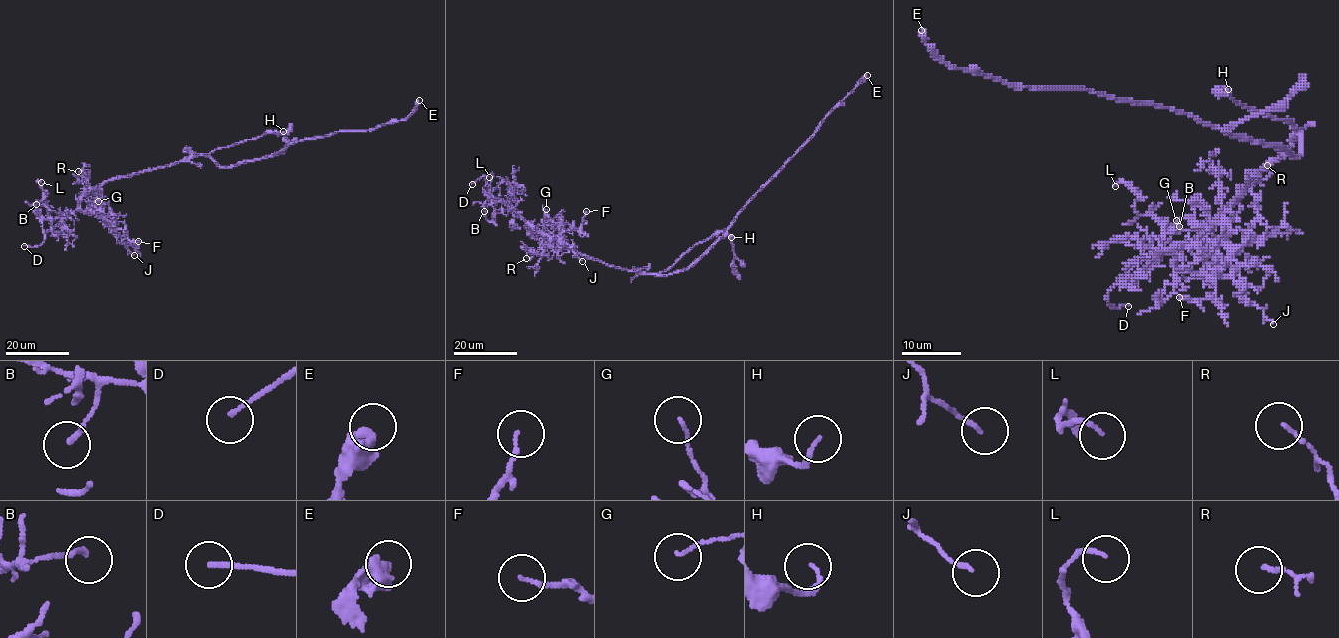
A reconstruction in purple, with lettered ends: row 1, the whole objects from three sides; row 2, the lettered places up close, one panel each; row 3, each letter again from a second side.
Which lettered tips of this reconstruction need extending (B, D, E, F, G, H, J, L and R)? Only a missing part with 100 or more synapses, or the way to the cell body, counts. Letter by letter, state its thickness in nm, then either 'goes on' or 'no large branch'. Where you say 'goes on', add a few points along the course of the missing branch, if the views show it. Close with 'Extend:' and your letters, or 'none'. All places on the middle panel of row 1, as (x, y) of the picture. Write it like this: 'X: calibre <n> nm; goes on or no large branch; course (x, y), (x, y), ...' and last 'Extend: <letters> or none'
B: calibre 170 nm; no large branch
D: calibre 140 nm; goes on
E: calibre 550 nm; no large branch
F: calibre 130 nm; no large branch
G: calibre 100 nm; no large branch
H: calibre 130 nm; no large branch
J: calibre 120 nm; no large branch
L: calibre 130 nm; no large branch
R: calibre 120 nm; no large branch
Extend: D

